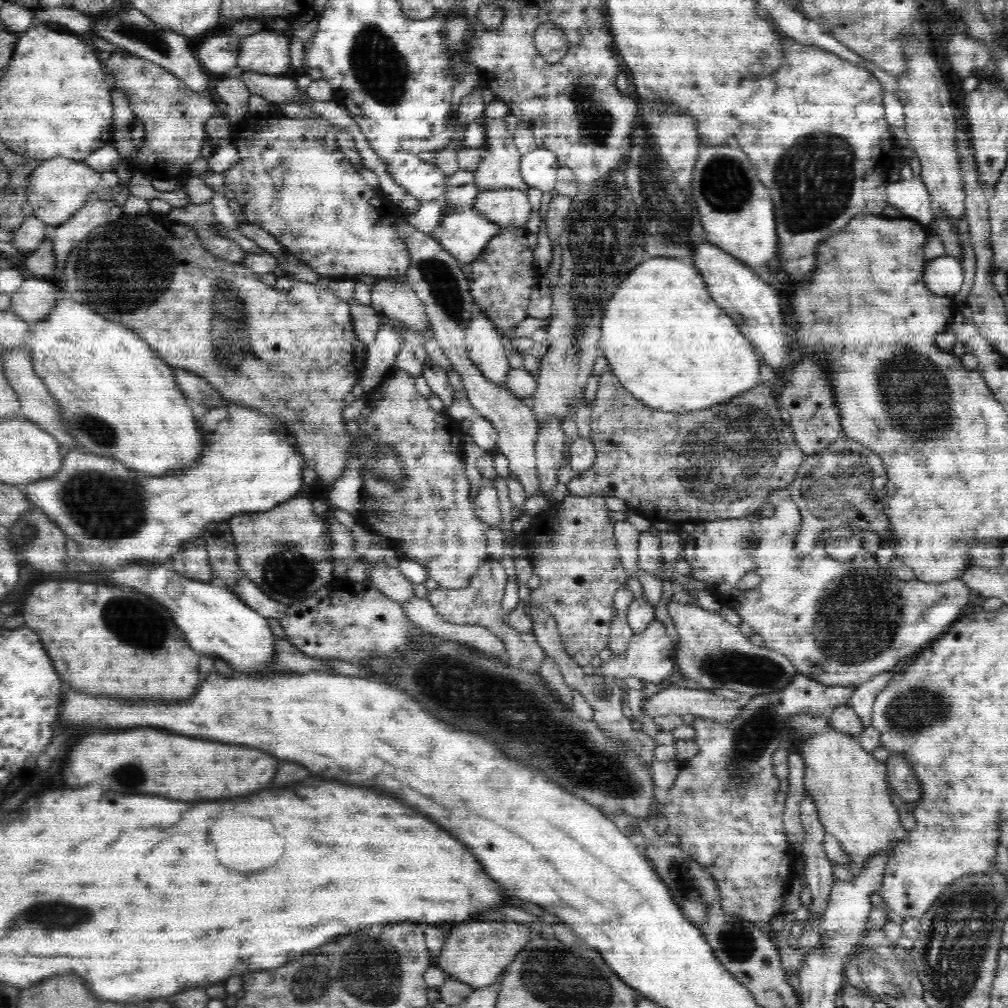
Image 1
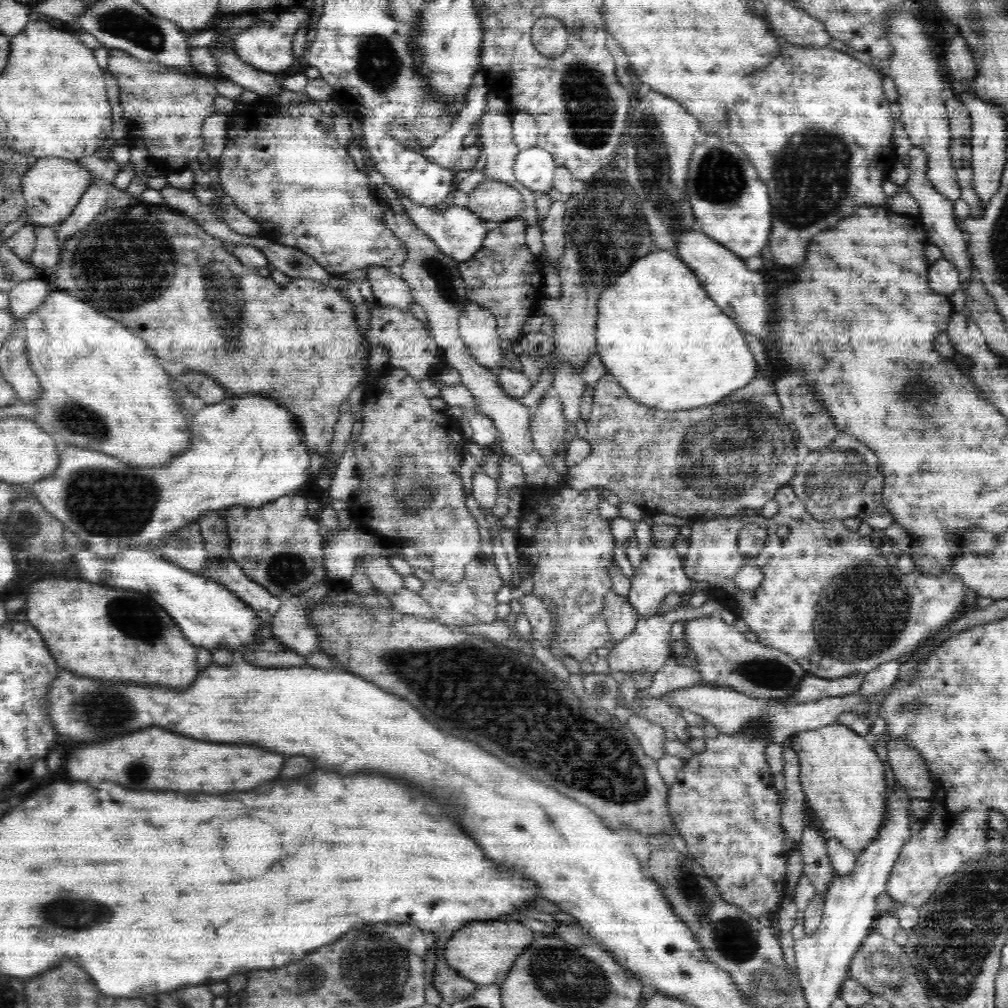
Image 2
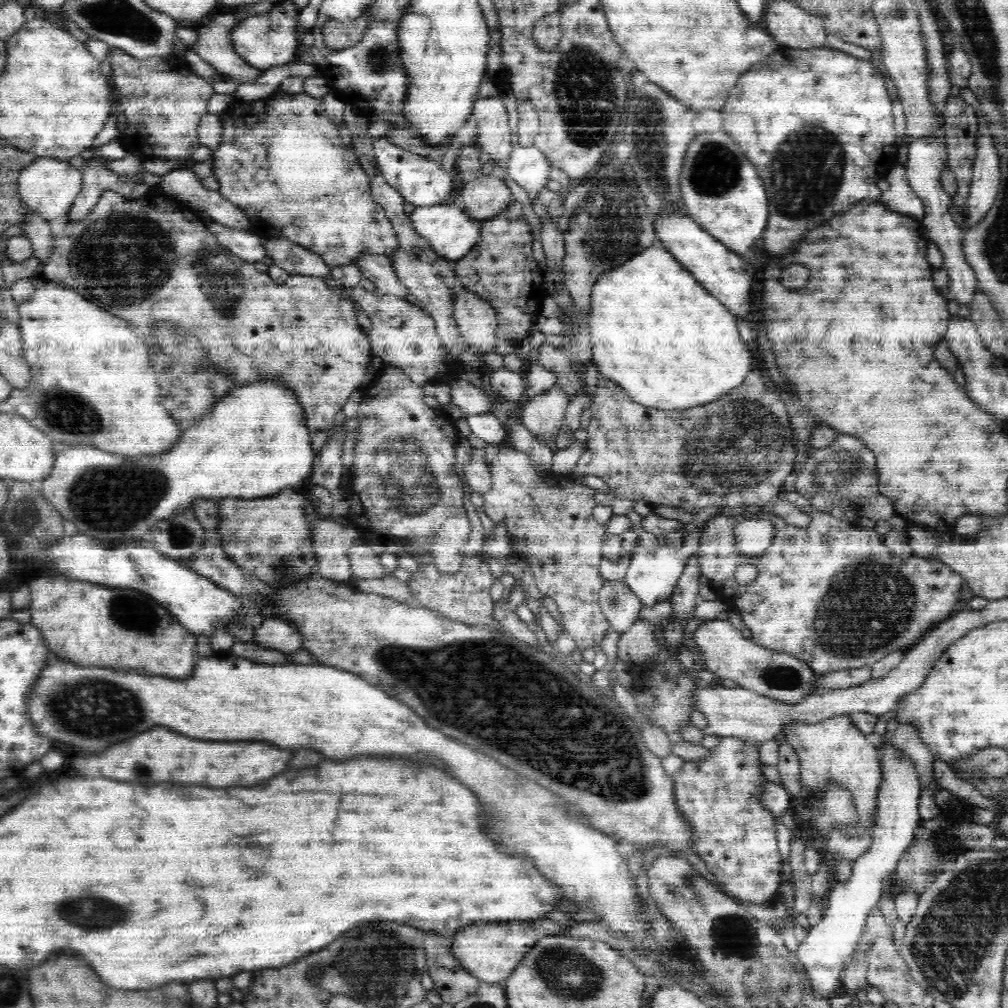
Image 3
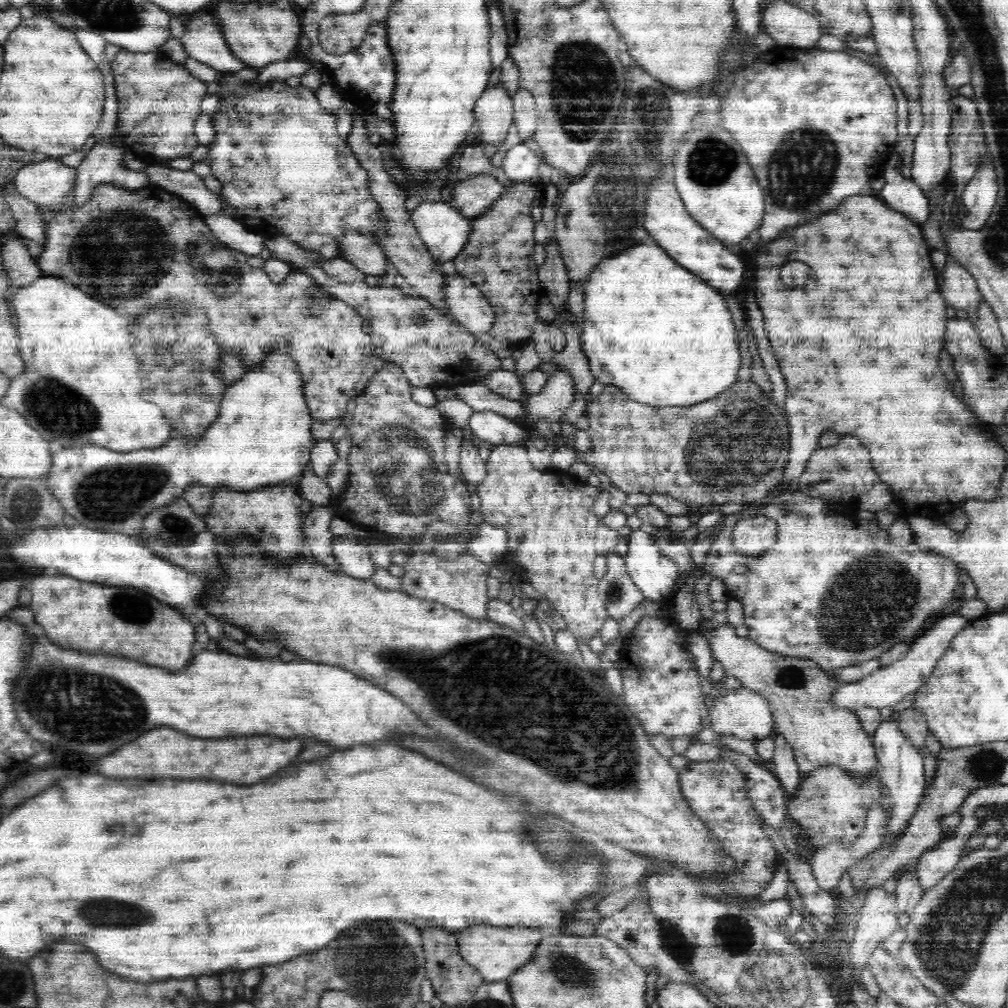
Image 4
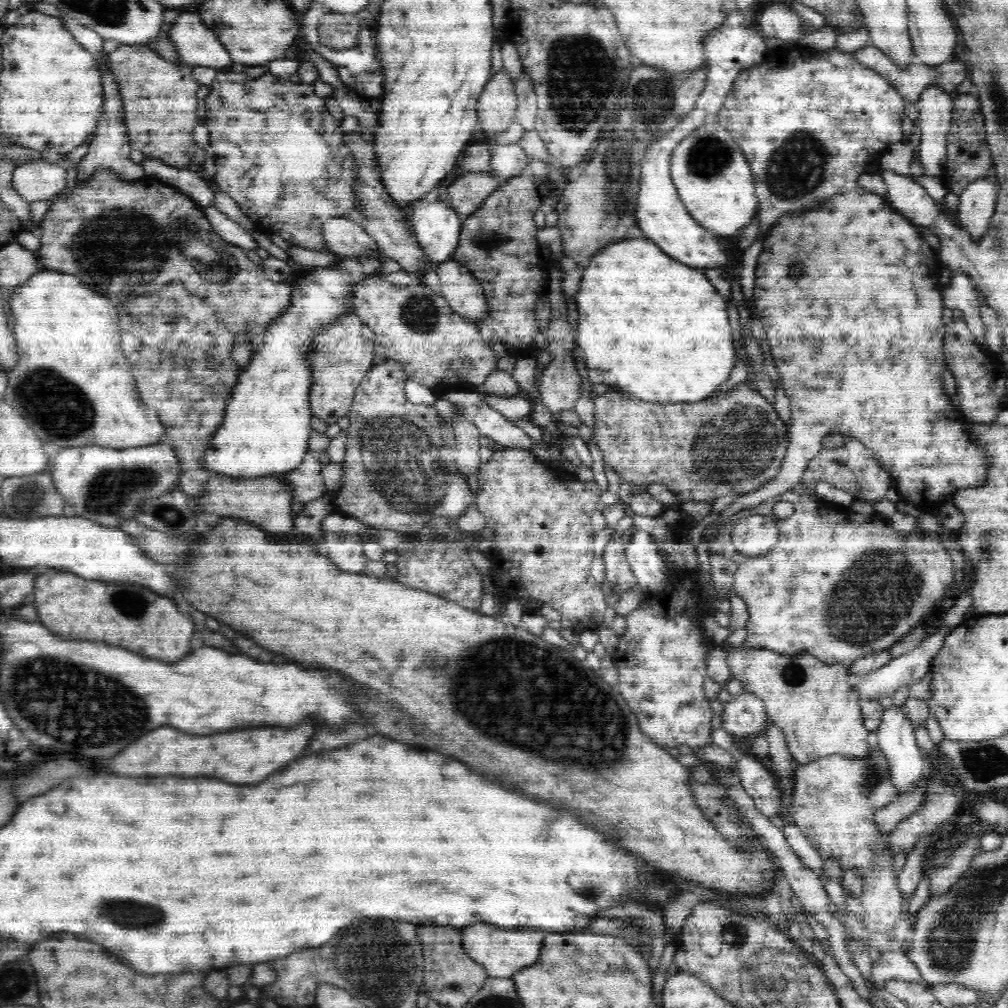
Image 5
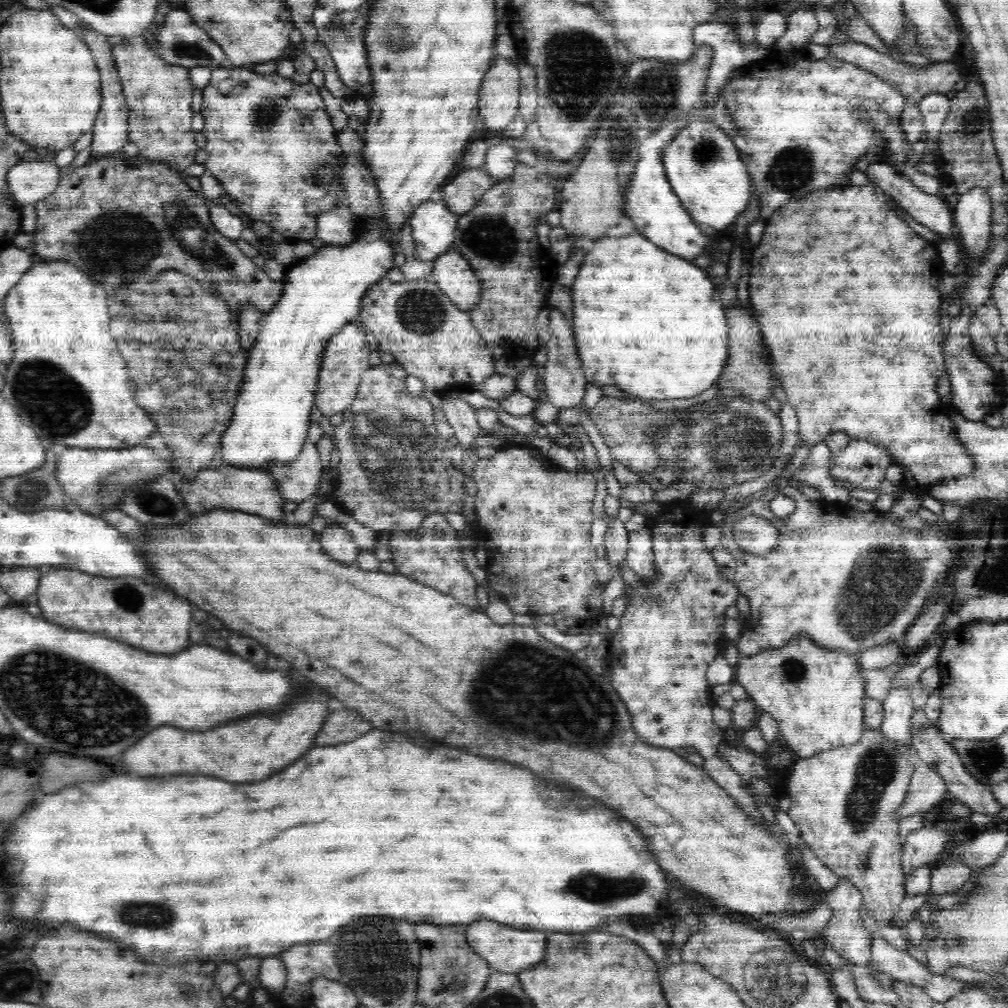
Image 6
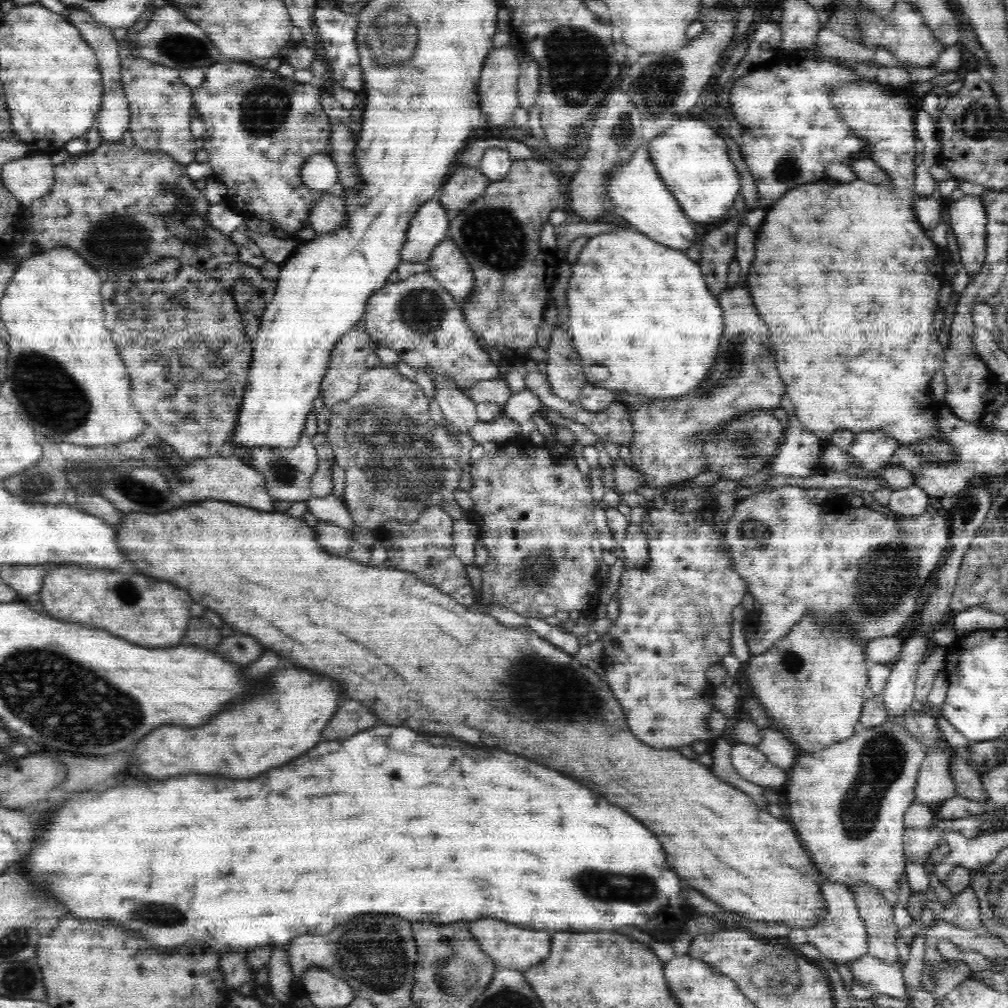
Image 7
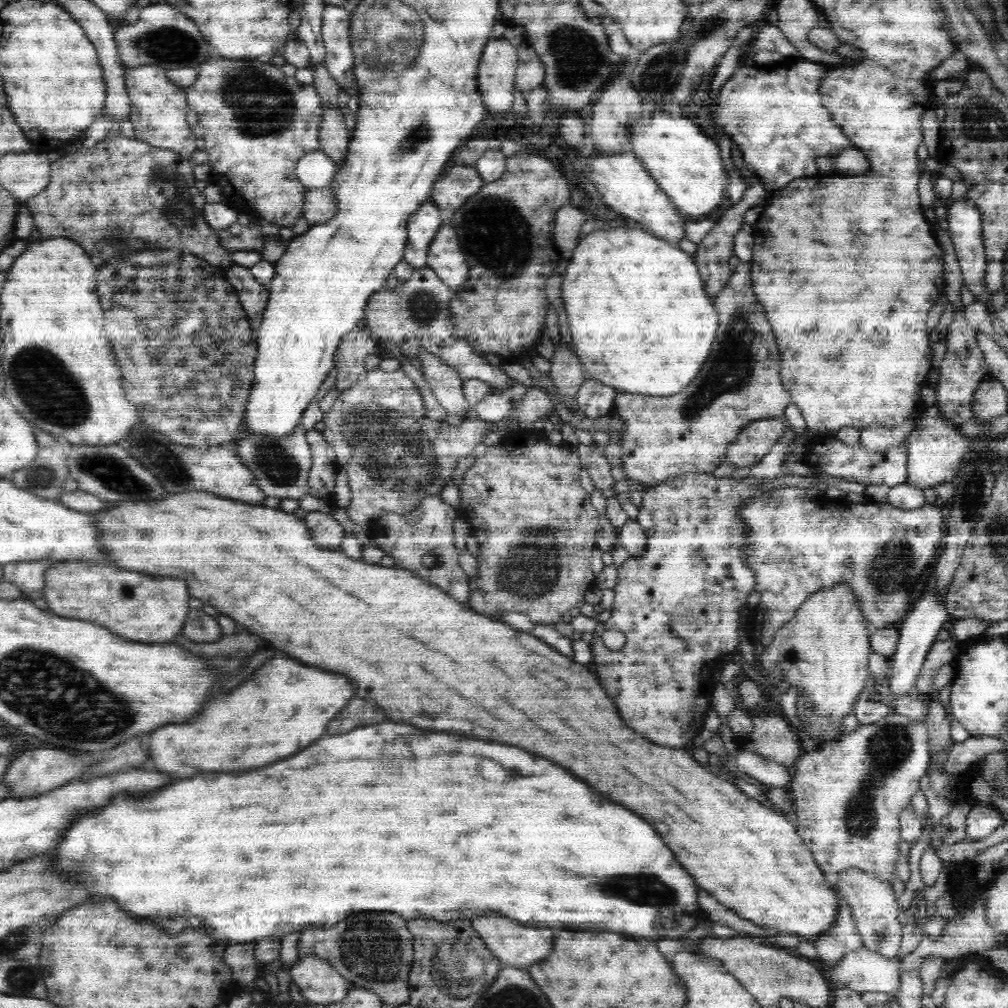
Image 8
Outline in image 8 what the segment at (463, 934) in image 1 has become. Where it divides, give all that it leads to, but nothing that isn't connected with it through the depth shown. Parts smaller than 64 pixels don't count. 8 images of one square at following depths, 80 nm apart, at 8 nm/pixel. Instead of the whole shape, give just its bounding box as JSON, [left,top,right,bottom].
[472,916,554,968]

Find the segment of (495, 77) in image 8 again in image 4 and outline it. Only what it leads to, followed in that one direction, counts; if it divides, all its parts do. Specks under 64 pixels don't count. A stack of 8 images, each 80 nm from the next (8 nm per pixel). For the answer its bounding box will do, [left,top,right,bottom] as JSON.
[475,86,514,146]

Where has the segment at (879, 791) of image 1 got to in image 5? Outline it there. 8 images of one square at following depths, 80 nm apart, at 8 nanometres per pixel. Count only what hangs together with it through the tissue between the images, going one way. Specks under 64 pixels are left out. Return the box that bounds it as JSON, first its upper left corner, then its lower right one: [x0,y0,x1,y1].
[716,644,872,764]

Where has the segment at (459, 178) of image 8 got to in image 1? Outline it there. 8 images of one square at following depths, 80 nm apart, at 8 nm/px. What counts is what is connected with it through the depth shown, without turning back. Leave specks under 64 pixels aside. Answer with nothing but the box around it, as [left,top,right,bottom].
[472,188,532,228]

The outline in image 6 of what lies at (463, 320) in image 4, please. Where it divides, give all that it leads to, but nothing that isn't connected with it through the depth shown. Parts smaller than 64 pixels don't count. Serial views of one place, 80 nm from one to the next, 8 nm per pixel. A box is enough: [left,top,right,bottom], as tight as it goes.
[432,246,480,312]

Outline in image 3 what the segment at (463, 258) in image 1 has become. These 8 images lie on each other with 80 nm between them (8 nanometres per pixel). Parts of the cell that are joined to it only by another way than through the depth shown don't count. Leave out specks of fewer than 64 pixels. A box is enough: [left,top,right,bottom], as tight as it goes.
[410,202,481,260]

